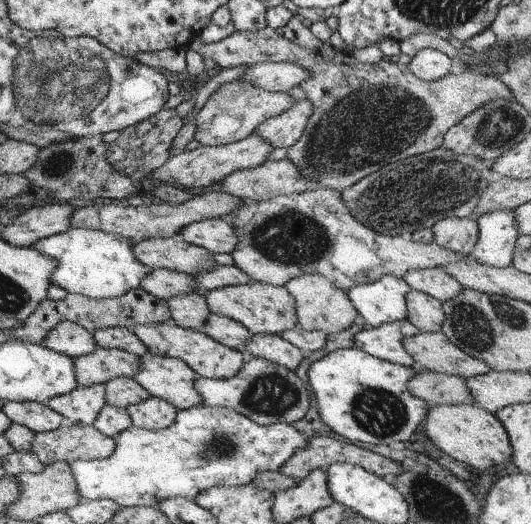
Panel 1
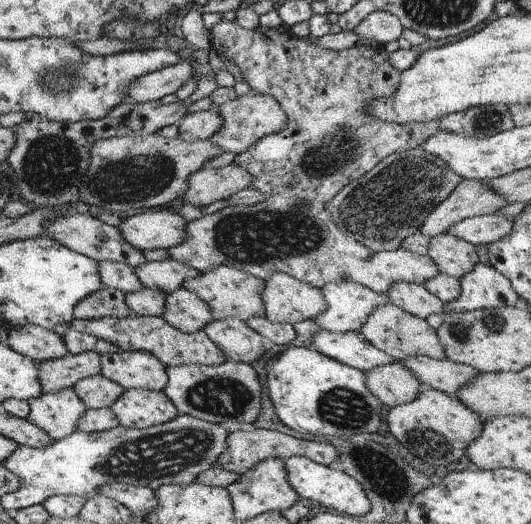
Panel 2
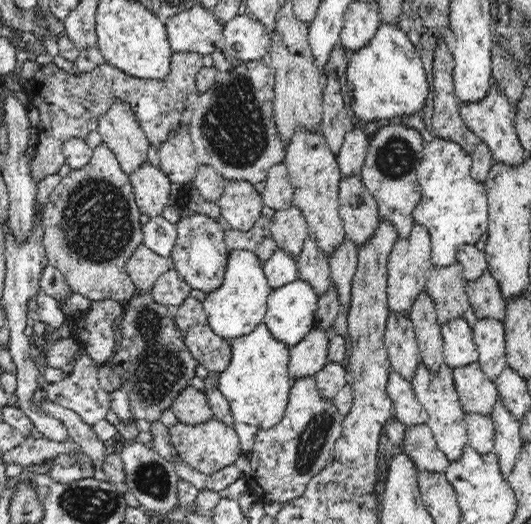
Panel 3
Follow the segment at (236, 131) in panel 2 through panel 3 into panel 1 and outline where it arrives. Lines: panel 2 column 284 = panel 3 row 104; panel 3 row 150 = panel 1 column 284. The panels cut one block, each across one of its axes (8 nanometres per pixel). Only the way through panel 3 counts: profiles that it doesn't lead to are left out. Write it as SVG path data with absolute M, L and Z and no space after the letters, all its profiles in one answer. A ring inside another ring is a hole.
M310 100L294 102L292 108L288 108L286 112L264 120L253 134L266 140L272 148L289 148L298 142L300 136L304 135L312 112Z

